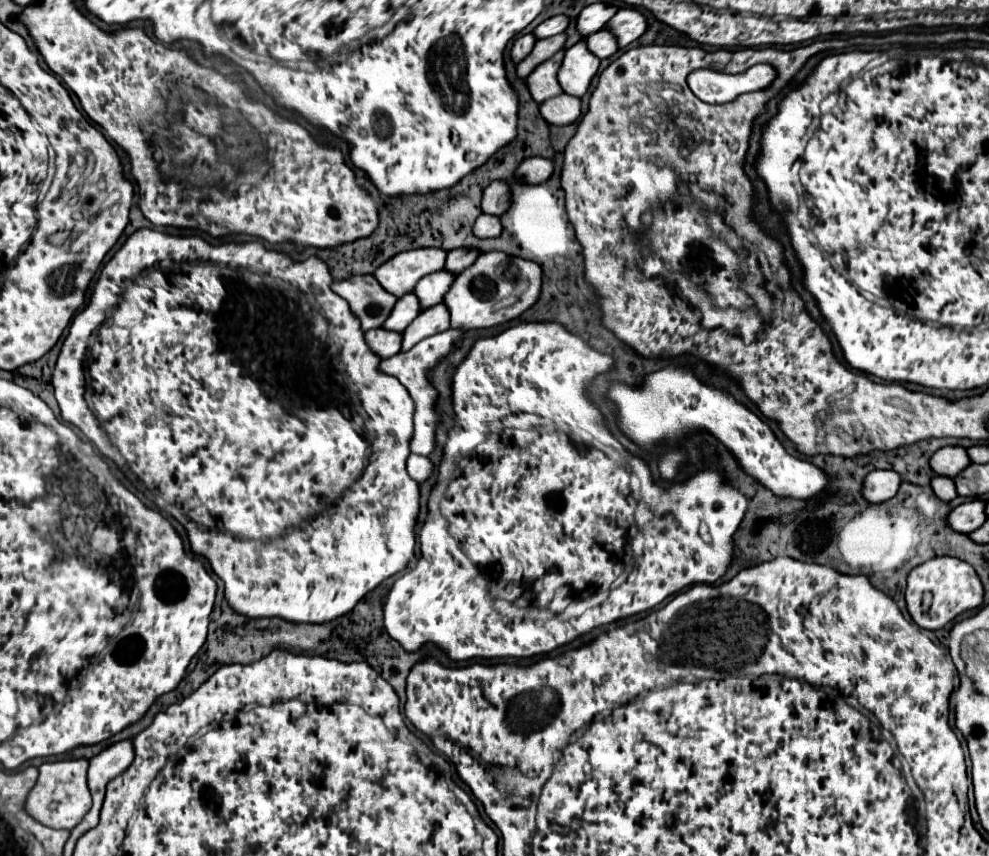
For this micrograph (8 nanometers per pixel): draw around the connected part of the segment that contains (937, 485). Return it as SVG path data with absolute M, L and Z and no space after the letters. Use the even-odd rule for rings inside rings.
M934 476L932 478L932 490L944 502L950 502L950 500L954 500L958 496L954 480L948 478L948 476Z

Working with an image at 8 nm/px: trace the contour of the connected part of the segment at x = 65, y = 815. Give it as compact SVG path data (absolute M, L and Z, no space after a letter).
M86 758L44 762L40 766L38 782L26 800L26 810L30 816L34 816L38 822L50 828L66 828L66 830L72 830L86 816L90 806L92 806L92 796L88 790L88 760Z

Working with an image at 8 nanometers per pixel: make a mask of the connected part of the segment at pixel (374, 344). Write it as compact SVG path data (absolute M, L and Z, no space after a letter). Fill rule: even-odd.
M374 328L366 332L366 342L370 342L370 348L376 354L382 354L382 358L390 358L402 350L402 334L384 330L384 328Z

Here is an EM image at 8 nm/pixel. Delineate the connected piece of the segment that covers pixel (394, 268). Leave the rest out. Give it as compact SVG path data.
M442 248L408 250L384 262L374 272L374 276L390 294L396 294L398 298L402 298L402 294L408 294L414 290L420 278L436 270L442 270L446 264L446 256L448 256L448 250L442 250Z

